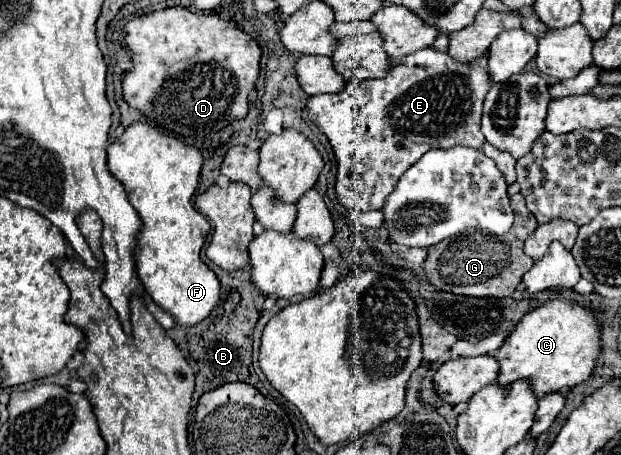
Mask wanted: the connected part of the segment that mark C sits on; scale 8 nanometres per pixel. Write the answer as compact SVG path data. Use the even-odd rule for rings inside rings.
M554 297L546 305L526 313L514 327L514 331L506 337L498 353L494 355L500 363L498 371L498 385L508 387L512 381L528 379L532 391L540 397L536 419L532 425L530 435L538 437L544 433L560 409L566 405L564 393L580 383L584 383L596 365L596 357L600 353L600 327L596 319L598 311L580 307L564 297ZM550 393L550 395L548 395ZM544 395L544 397L542 397Z

